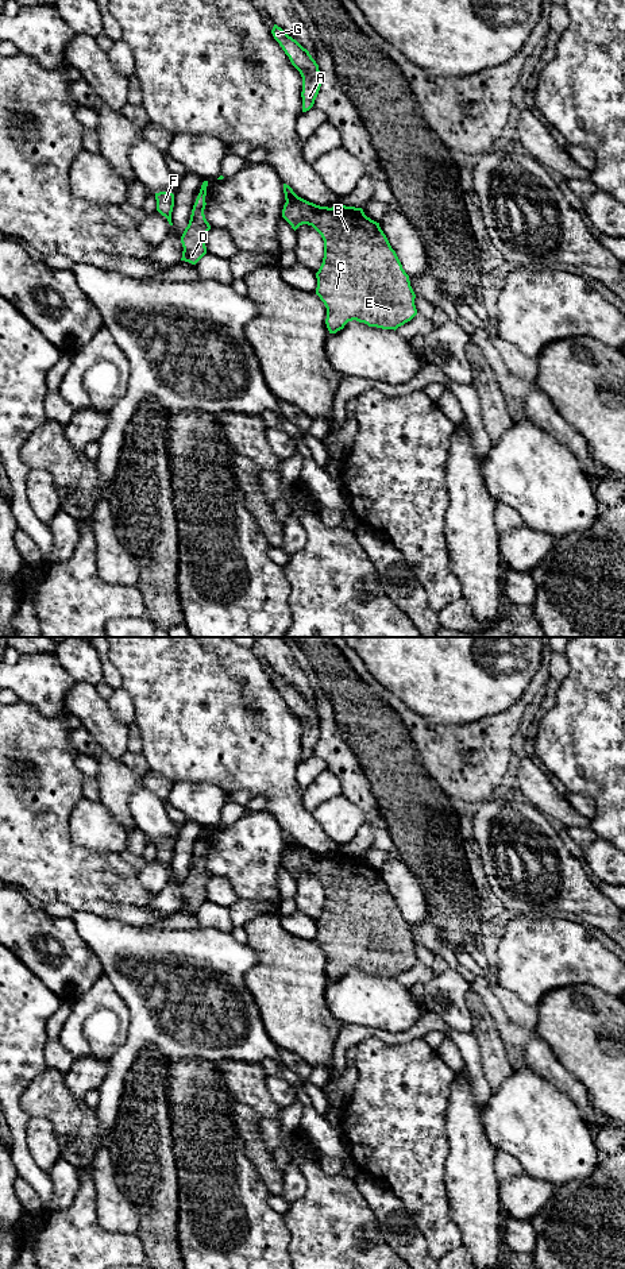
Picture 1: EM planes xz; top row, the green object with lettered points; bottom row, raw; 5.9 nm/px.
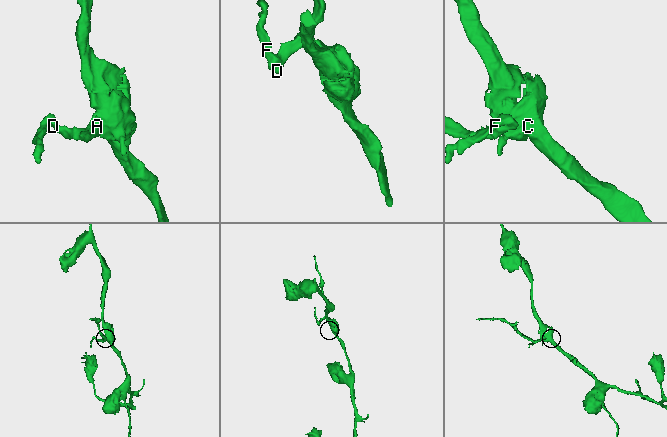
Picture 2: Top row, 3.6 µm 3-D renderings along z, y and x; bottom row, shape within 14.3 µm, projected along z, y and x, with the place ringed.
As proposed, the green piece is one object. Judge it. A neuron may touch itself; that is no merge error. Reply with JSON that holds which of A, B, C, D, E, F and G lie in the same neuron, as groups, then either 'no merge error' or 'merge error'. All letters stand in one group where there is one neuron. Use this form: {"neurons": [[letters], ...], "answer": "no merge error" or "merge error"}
{"neurons": [["A", "D", "F", "G"], ["B", "C", "E"]], "answer": "merge error"}

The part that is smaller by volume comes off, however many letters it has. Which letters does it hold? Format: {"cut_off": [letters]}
{"cut_off": ["A", "D", "F", "G"]}

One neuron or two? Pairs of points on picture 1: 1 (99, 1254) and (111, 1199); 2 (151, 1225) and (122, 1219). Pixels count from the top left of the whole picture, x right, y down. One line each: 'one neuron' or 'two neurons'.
1: two neurons
2: two neurons

